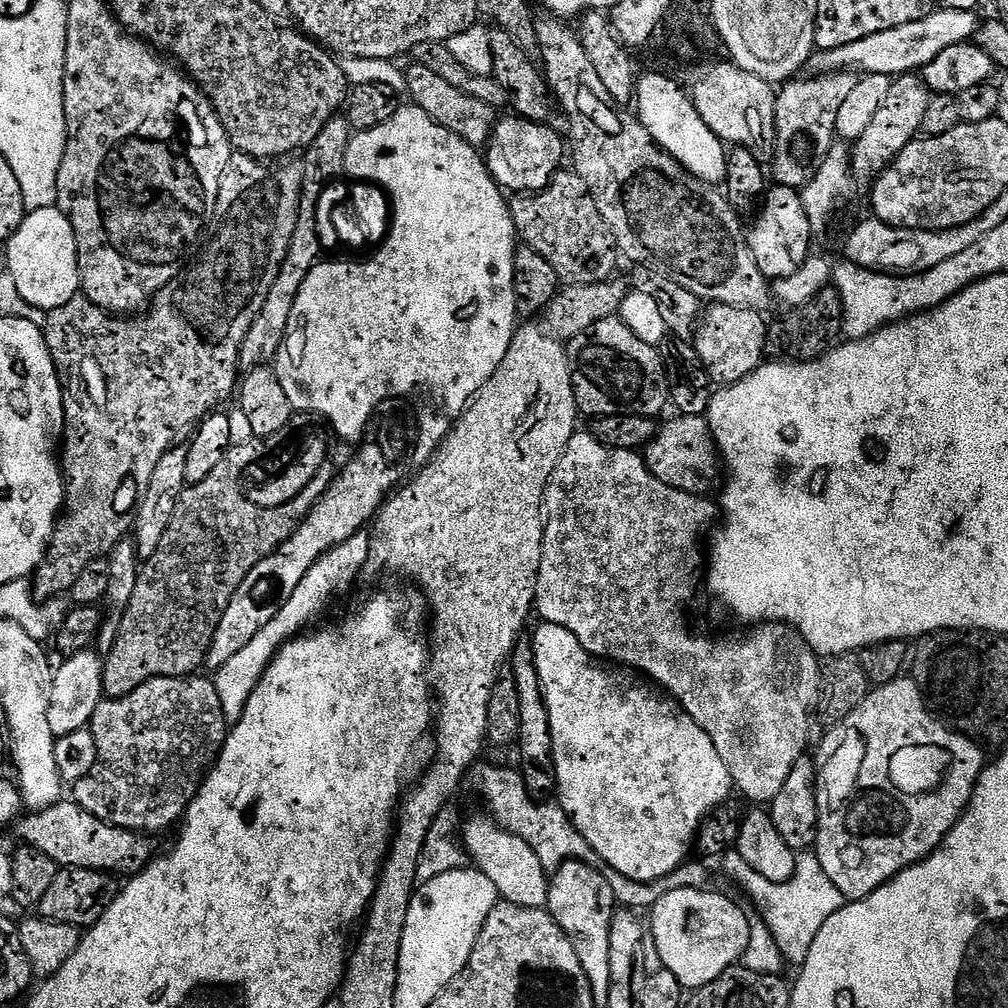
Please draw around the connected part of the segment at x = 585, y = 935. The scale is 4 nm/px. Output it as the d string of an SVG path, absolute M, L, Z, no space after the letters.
M569 861L551 873L546 911L574 946L578 962L582 962L582 970L588 979L593 1001L604 1006L610 994L610 930L618 905L607 875L590 865L588 862Z

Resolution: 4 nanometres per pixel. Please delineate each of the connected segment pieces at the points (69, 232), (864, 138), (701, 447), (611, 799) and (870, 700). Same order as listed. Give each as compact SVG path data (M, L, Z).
M53 206L29 211L24 217L22 226L12 235L11 240L7 241L6 248L8 248L6 272L18 286L18 293L35 310L44 314L53 312L55 308L66 306L66 302L70 302L81 291L74 226L70 226L66 214L62 214L60 208Z
M914 74L897 76L890 86L890 94L882 101L882 106L874 113L866 134L862 134L850 148L850 168L856 172L874 172L880 174L896 159L900 151L910 143L926 118L926 106L930 99L928 87Z
M673 415L673 420L659 425L658 431L642 449L644 464L666 486L693 494L701 491L704 479L712 472L712 466L718 462L714 453L712 428L704 416Z
M541 623L536 637L532 640L531 653L534 655L535 665L541 680L541 689L544 692L544 702L549 714L550 730L553 738L552 762L554 770L554 784L556 780L556 792L558 803L572 820L573 826L582 834L582 838L591 846L593 853L601 856L613 871L618 872L640 882L657 880L666 874L670 874L682 863L685 863L684 854L688 850L688 843L697 833L700 825L704 823L711 808L716 808L728 795L733 795L734 785L730 770L726 770L726 762L718 758L718 750L714 750L714 742L710 742L710 734L690 718L690 714L684 712L677 700L672 699L667 692L661 690L653 681L645 678L641 673L623 666L613 666L603 659L592 656L566 630L557 624Z
M911 678L891 680L889 684L873 687L869 691L868 697L841 724L825 731L823 740L820 741L814 752L816 797L818 798L818 830L816 831L814 855L818 858L818 862L822 862L822 870L826 870L830 882L834 882L834 886L838 886L845 901L861 900L874 894L874 890L878 890L883 884L894 879L899 872L904 872L910 866L919 864L921 860L931 856L943 844L944 839L950 834L950 830L963 816L965 808L972 801L978 778L986 767L984 752L985 749L975 740L968 739L967 736L948 727L943 720L933 715L923 692L916 685L916 681Z

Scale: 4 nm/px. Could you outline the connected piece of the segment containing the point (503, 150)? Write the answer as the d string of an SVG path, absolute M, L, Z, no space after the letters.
M523 118L515 119L501 119L497 123L494 139L486 152L488 171L495 177L501 189L509 193L512 191L520 192L516 194L539 194L556 179L561 171L560 163L563 160L565 163L566 140L548 124L535 124L533 120Z

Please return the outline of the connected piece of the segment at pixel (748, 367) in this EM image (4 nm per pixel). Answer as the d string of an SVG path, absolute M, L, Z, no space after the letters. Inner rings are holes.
M712 304L711 306L705 307L703 309L702 315L697 323L694 333L694 347L696 349L696 353L698 354L698 358L702 362L702 366L708 372L708 379L713 385L727 386L729 384L736 384L737 382L739 382L739 380L741 380L743 376L750 375L752 372L755 372L757 368L760 367L762 361L765 359L764 343L767 342L768 336L770 340L770 328L767 328L767 326L764 325L764 320L760 316L763 315L761 315L761 313L755 308L739 308L738 306L732 306L730 304Z

